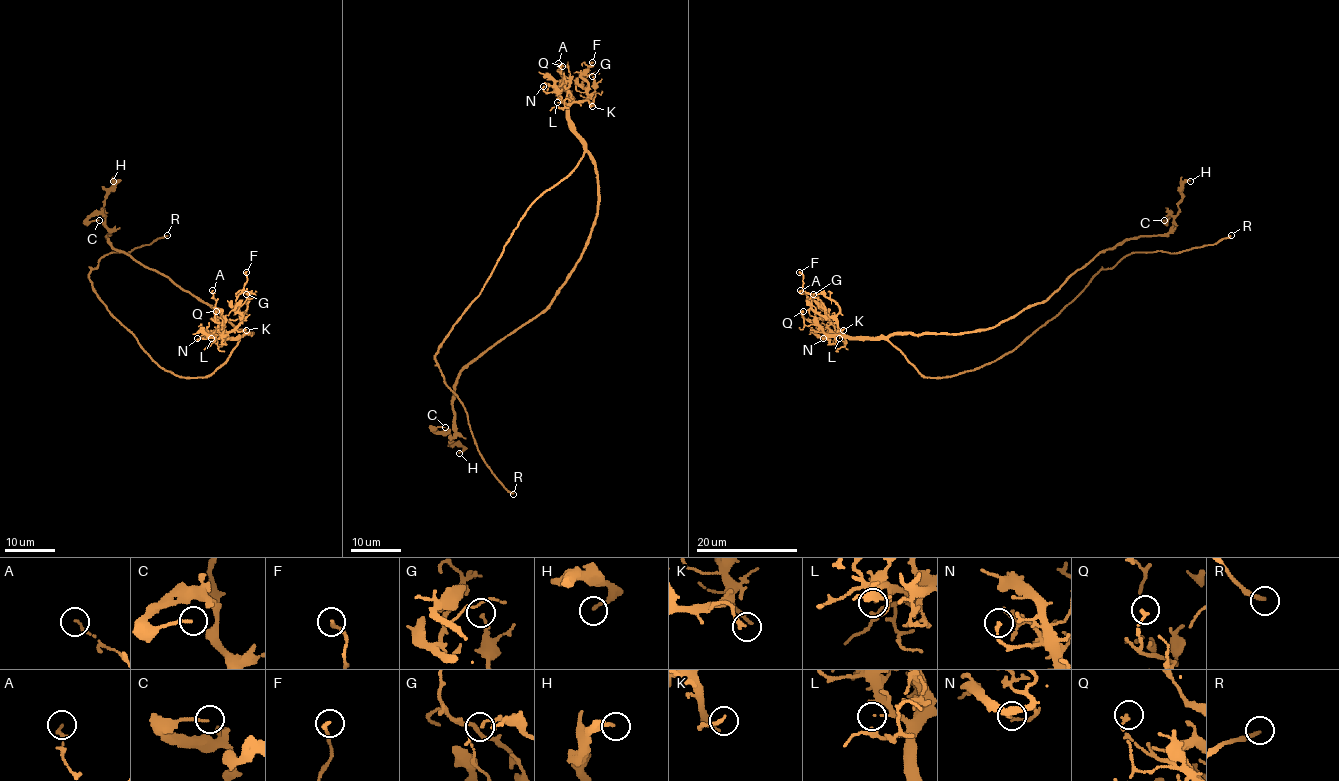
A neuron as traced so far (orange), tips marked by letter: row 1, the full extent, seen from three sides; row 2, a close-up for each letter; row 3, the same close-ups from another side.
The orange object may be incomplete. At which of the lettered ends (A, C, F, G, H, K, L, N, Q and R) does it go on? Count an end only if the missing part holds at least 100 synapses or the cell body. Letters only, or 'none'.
R

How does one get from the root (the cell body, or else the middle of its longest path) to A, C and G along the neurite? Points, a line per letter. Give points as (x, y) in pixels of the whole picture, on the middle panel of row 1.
A: (577, 163), (584, 153), (582, 138), (575, 130), (568, 115), (570, 94), (561, 81), (558, 63)
C: (577, 163), (586, 150), (597, 179), (580, 260), (545, 309), (460, 372), (455, 434), (434, 430), (445, 427)
G: (577, 163), (584, 153), (582, 138), (570, 119), (568, 106), (586, 99), (592, 102), (595, 96), (592, 76)

